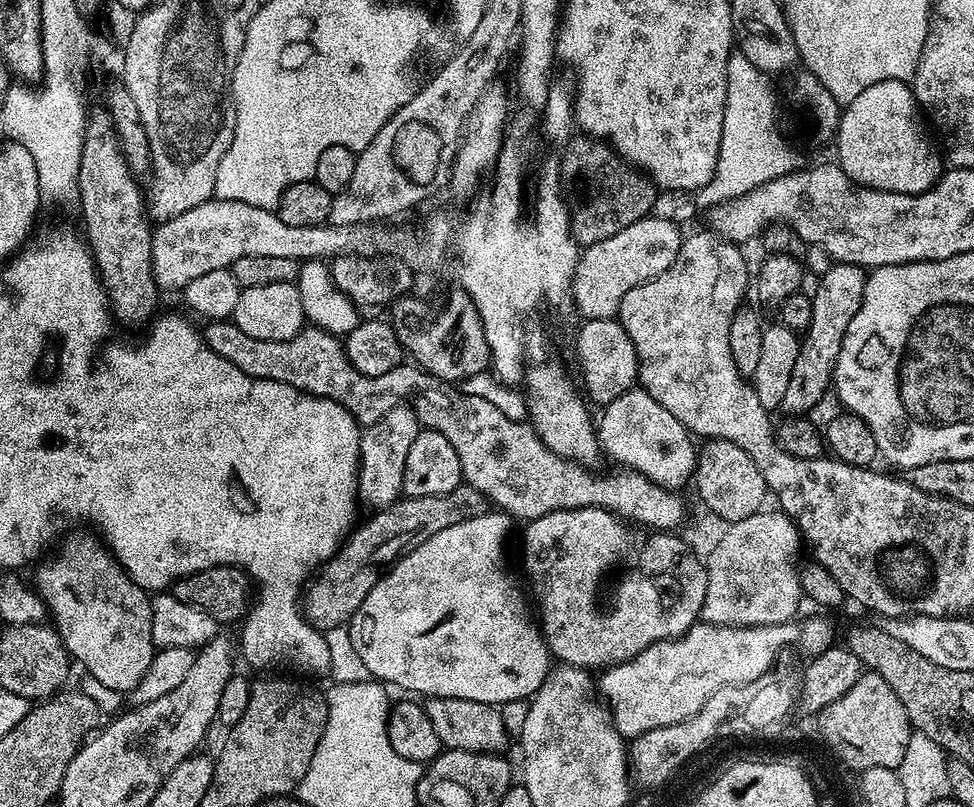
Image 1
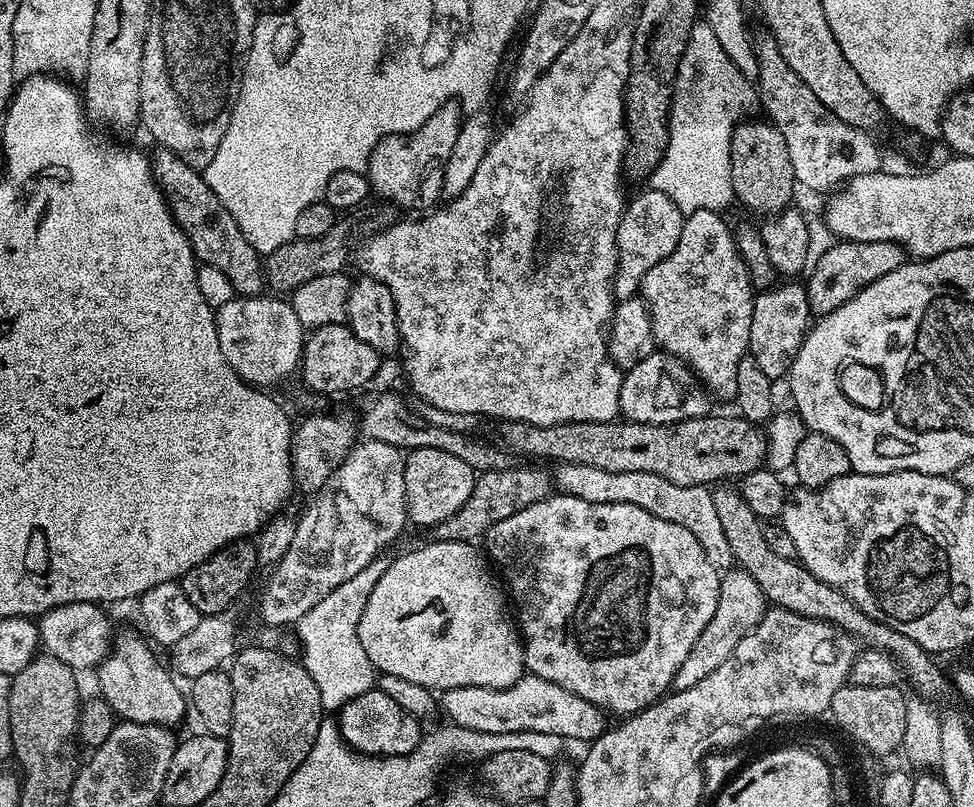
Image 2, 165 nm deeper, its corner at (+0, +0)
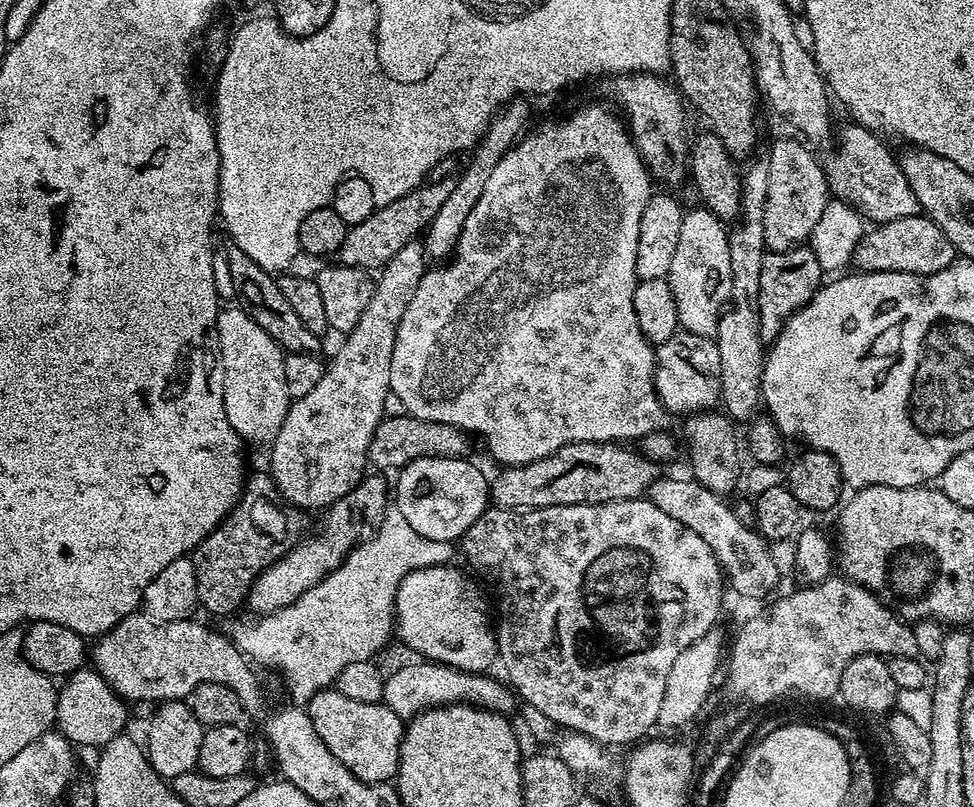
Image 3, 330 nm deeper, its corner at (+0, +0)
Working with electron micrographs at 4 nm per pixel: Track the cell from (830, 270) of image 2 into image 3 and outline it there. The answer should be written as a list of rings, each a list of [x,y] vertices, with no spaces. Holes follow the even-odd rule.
[[[923,214],[910,218],[898,218],[894,222],[878,224],[869,229],[869,232],[867,229],[861,235],[858,246],[852,251],[850,264],[857,272],[909,272],[919,276],[929,276],[938,274],[938,270],[946,270],[946,266],[950,266],[958,256],[950,238],[946,238],[946,234],[942,234],[942,230],[938,230],[938,226],[934,226],[931,218]]]

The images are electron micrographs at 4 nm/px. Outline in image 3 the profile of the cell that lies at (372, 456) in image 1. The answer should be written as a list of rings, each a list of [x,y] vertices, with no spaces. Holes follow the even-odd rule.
[[[372,474],[363,477],[359,484],[352,488],[338,502],[323,513],[324,521],[320,524],[316,536],[305,535],[299,544],[296,544],[289,552],[285,552],[284,557],[278,562],[274,562],[263,572],[260,577],[252,583],[251,590],[248,591],[246,601],[247,607],[253,608],[253,613],[263,614],[265,612],[277,612],[286,606],[293,604],[299,596],[306,590],[310,590],[323,576],[329,576],[333,570],[341,564],[362,540],[369,529],[378,526],[384,520],[384,516],[390,506],[390,486],[380,477],[383,475]]]

